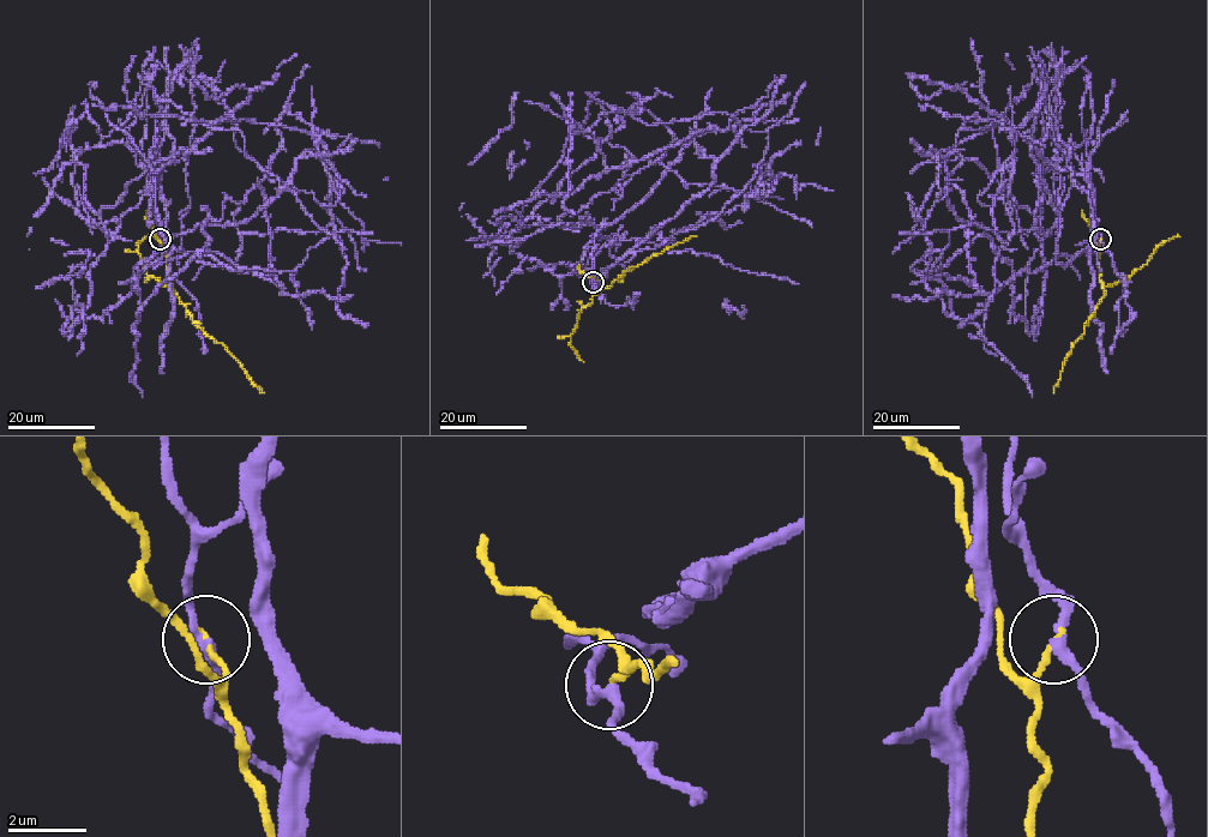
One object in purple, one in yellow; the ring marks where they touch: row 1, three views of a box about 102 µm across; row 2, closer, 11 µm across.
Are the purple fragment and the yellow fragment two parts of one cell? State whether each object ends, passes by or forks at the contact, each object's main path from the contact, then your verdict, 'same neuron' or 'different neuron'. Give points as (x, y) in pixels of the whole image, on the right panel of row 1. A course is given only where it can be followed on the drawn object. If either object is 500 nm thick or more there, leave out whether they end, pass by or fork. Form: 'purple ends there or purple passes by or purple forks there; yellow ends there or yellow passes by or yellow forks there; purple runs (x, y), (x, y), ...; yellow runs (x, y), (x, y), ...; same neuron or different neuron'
purple passes by; yellow ends there; purple runs (1100, 239), (1091, 162), (1043, 158), (1035, 337), (986, 235), (925, 284), (950, 315), (950, 230), (1051, 233); yellow runs (1100, 239), (1098, 268), (1104, 295), (1083, 327), (1083, 333), (1071, 345), (1053, 392); different neuron

